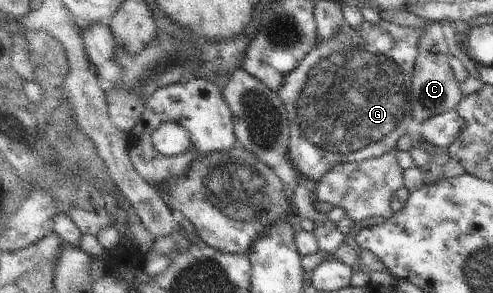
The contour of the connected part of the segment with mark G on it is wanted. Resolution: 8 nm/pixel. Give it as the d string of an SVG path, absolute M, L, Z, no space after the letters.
M365 20L361 26L357 28L344 26L339 34L335 35L332 40L322 40L317 44L312 53L304 59L303 63L299 65L286 79L286 85L281 89L280 95L286 102L289 117L291 119L291 143L290 151L287 153L288 163L295 166L302 175L312 179L318 183L327 173L330 173L337 165L344 162L361 162L372 158L379 158L387 153L390 153L398 141L408 134L410 125L414 123L414 98L412 97L412 80L415 75L415 61L419 60L419 45L423 41L423 37L427 28L412 26L400 26L392 21L382 20L379 24L372 23Z

